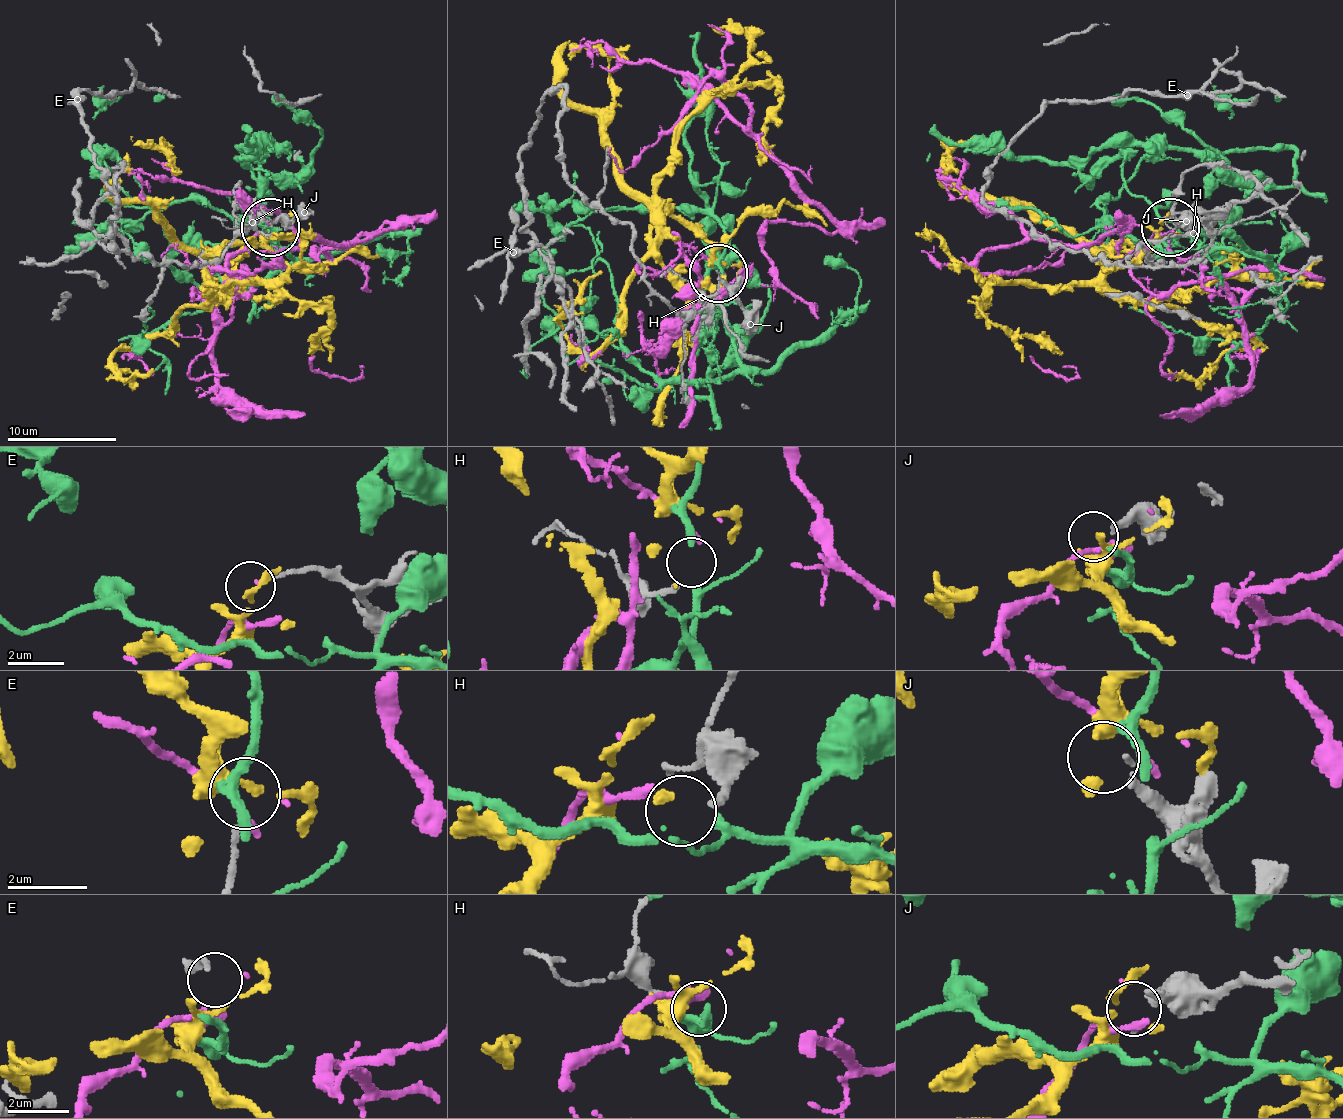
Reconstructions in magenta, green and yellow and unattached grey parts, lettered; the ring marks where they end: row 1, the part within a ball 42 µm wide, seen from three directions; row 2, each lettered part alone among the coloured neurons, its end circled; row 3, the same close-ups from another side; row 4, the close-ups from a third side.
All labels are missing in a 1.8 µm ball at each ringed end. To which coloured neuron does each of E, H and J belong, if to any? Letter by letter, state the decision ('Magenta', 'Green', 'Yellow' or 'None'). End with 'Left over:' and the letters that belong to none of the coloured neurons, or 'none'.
E: None
H: Magenta
J: None
Left over: E, J

